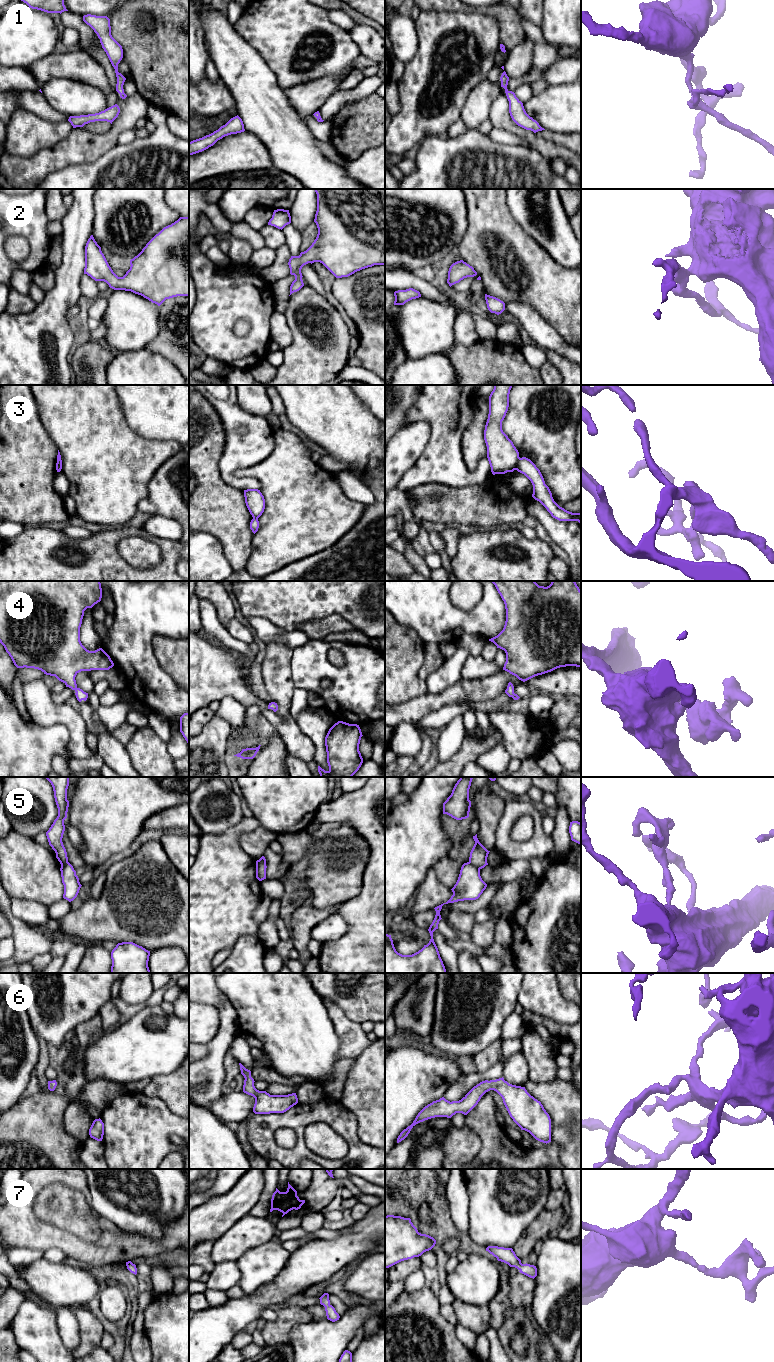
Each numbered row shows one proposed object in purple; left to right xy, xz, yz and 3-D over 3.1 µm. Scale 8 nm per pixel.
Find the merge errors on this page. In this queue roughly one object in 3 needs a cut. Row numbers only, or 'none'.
3, 5

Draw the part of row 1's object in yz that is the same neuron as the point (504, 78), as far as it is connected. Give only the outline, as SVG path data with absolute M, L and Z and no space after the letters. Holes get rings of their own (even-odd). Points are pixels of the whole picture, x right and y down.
M504 71L500 77L501 87L505 89L507 99L509 101L509 113L512 120L520 127L531 130L534 133L545 130L539 123L530 117L523 106L523 103L516 97L515 93L507 89L509 77Z

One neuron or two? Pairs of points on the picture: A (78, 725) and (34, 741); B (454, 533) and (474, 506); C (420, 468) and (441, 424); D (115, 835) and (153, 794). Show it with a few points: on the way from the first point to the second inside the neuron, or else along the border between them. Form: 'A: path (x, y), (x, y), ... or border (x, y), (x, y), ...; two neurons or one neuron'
A: border (44, 725), (61, 724), (67, 729), (69, 752); two neurons
B: border (446, 525), (453, 526); two neurons
C: path (431, 457), (441, 447), (441, 435); one neuron
D: path (122, 825), (143, 804); one neuron

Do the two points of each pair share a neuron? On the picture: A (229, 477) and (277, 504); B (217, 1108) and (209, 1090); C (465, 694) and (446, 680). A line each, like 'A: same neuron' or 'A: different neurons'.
A: different neurons
B: different neurons
C: different neurons

